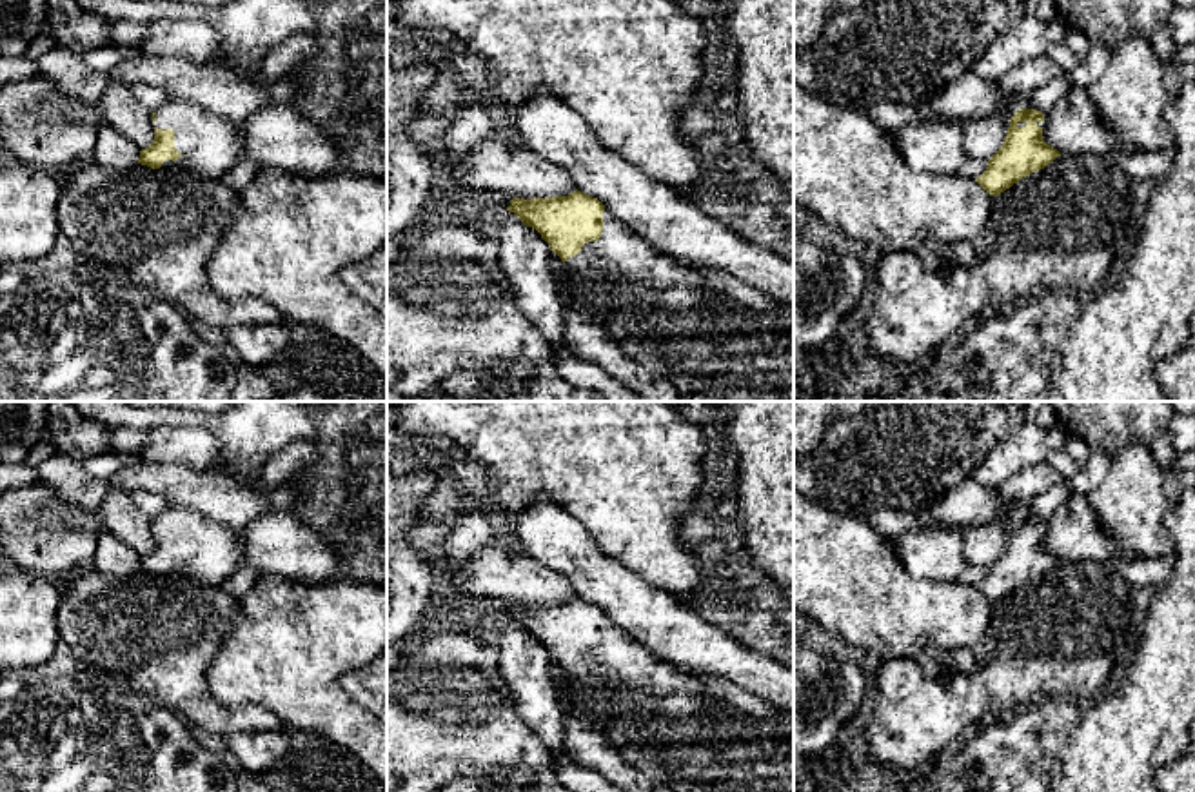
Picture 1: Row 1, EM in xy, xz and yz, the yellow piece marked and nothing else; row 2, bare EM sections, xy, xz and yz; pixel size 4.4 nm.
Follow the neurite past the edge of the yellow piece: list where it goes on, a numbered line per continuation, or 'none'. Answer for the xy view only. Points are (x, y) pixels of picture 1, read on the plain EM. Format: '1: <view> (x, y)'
1: xy (213, 551)

